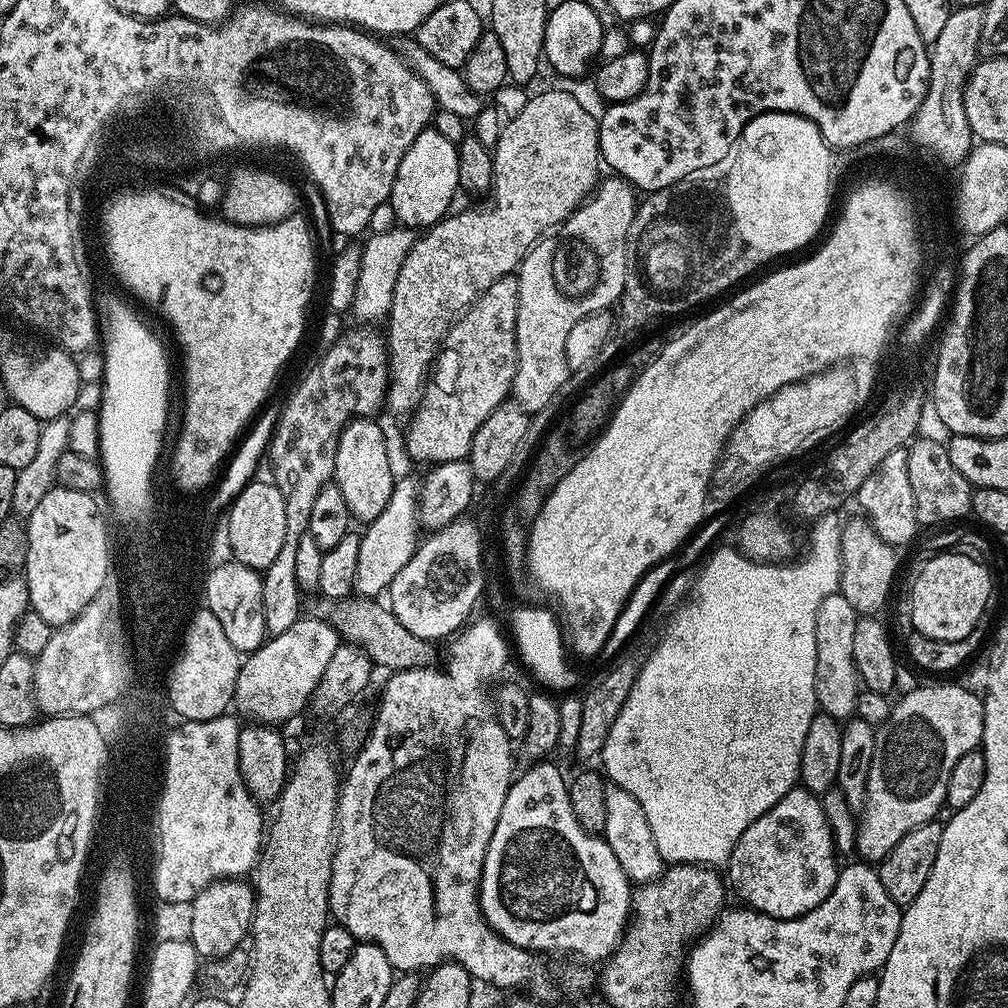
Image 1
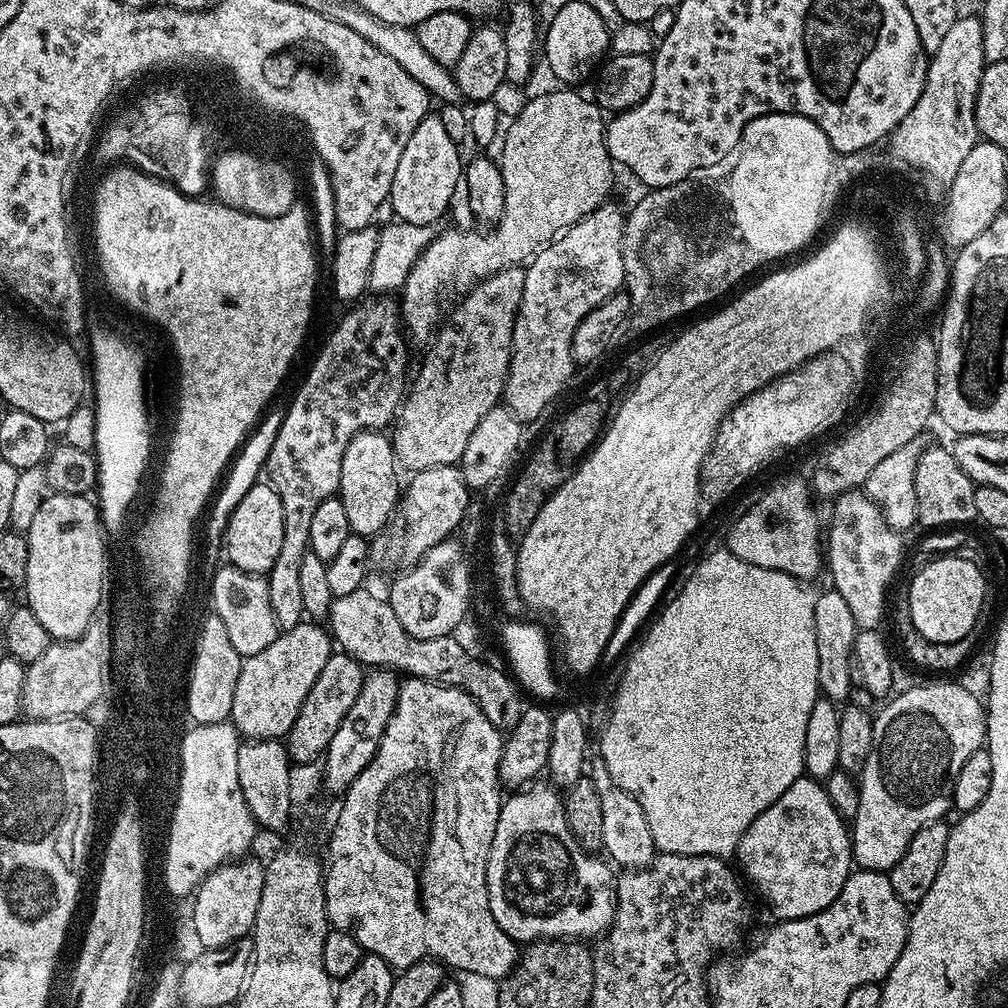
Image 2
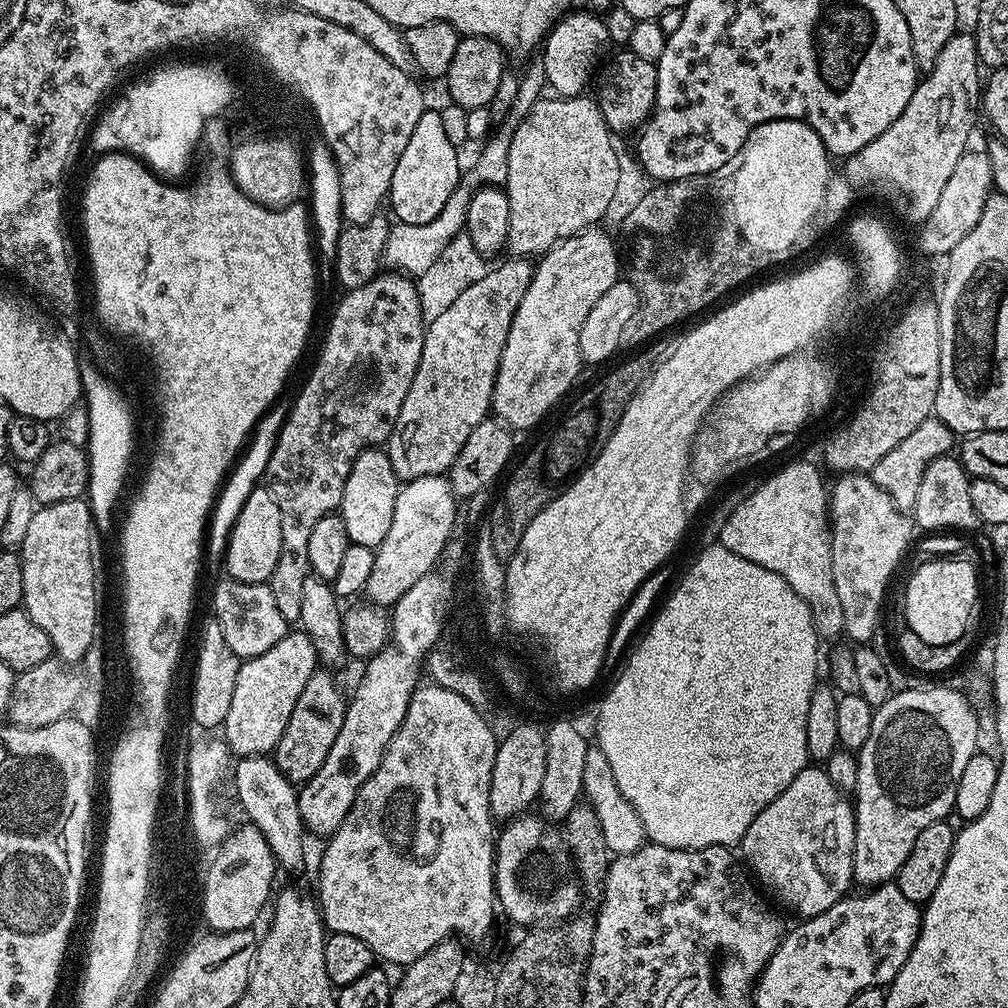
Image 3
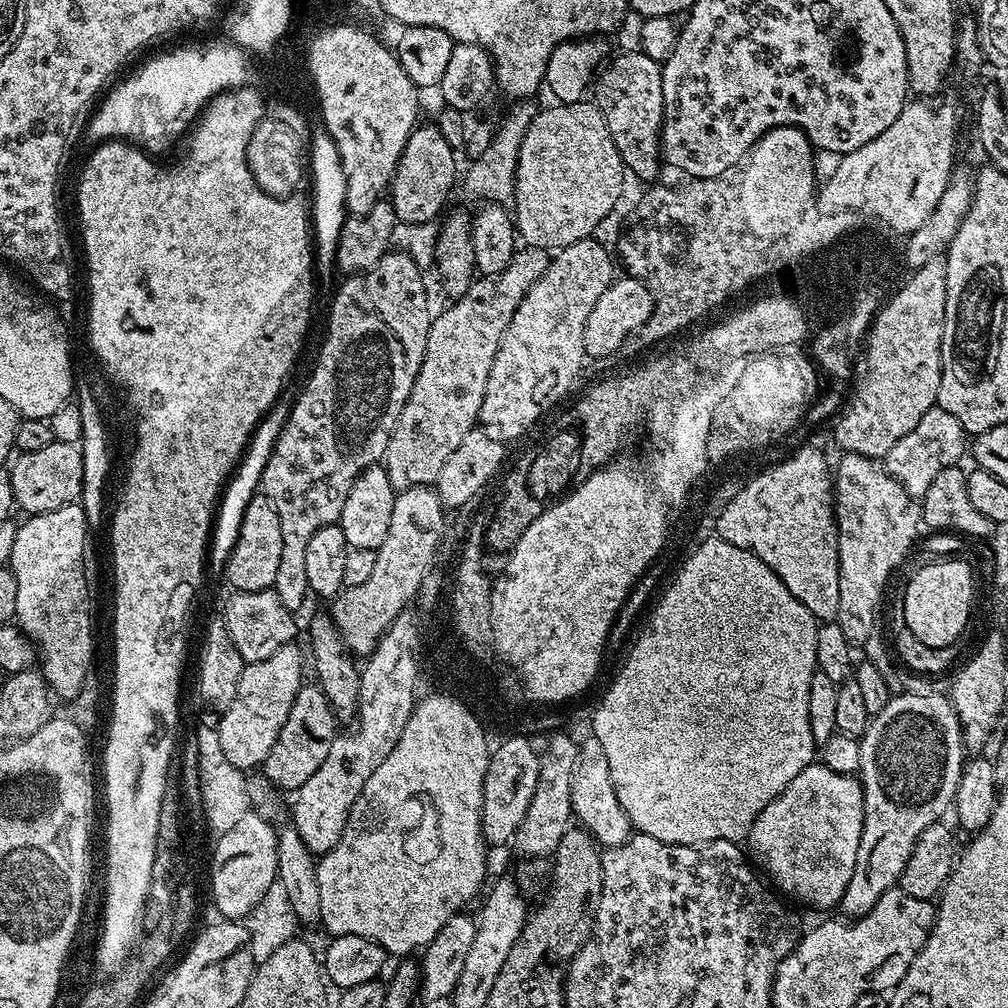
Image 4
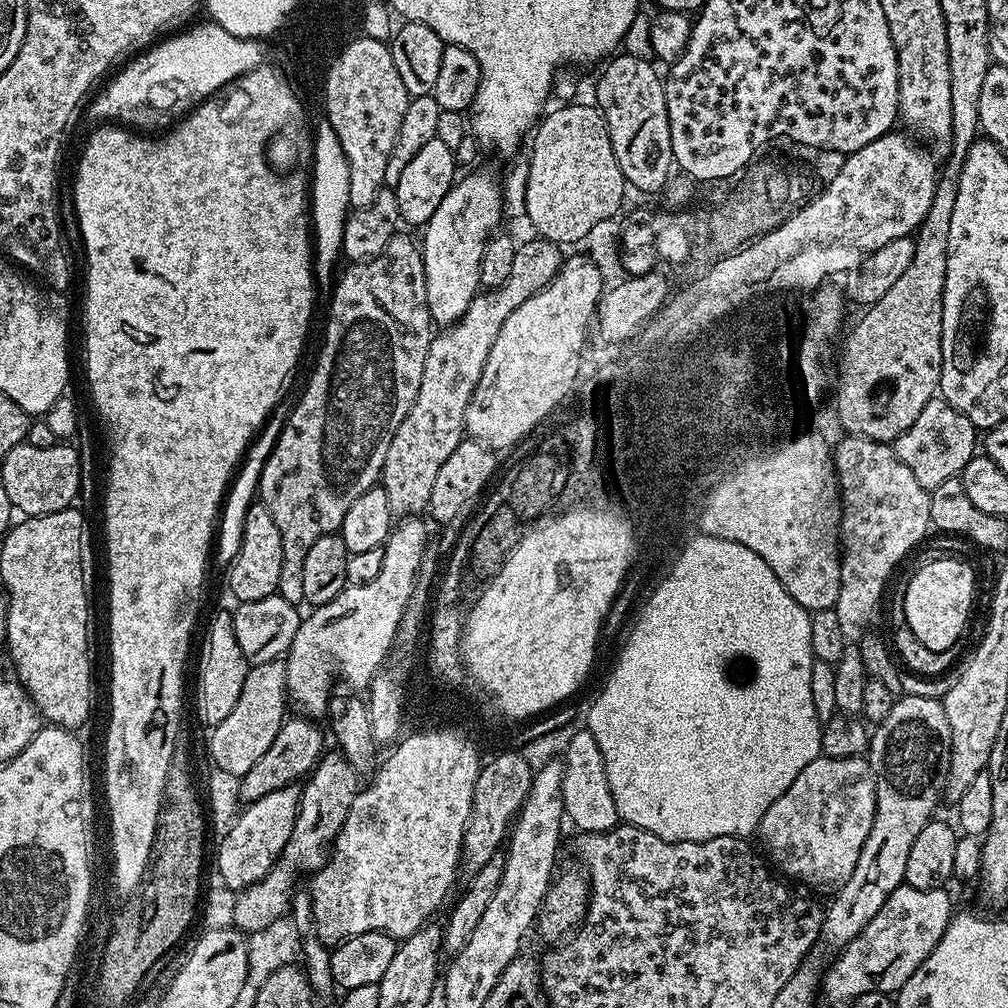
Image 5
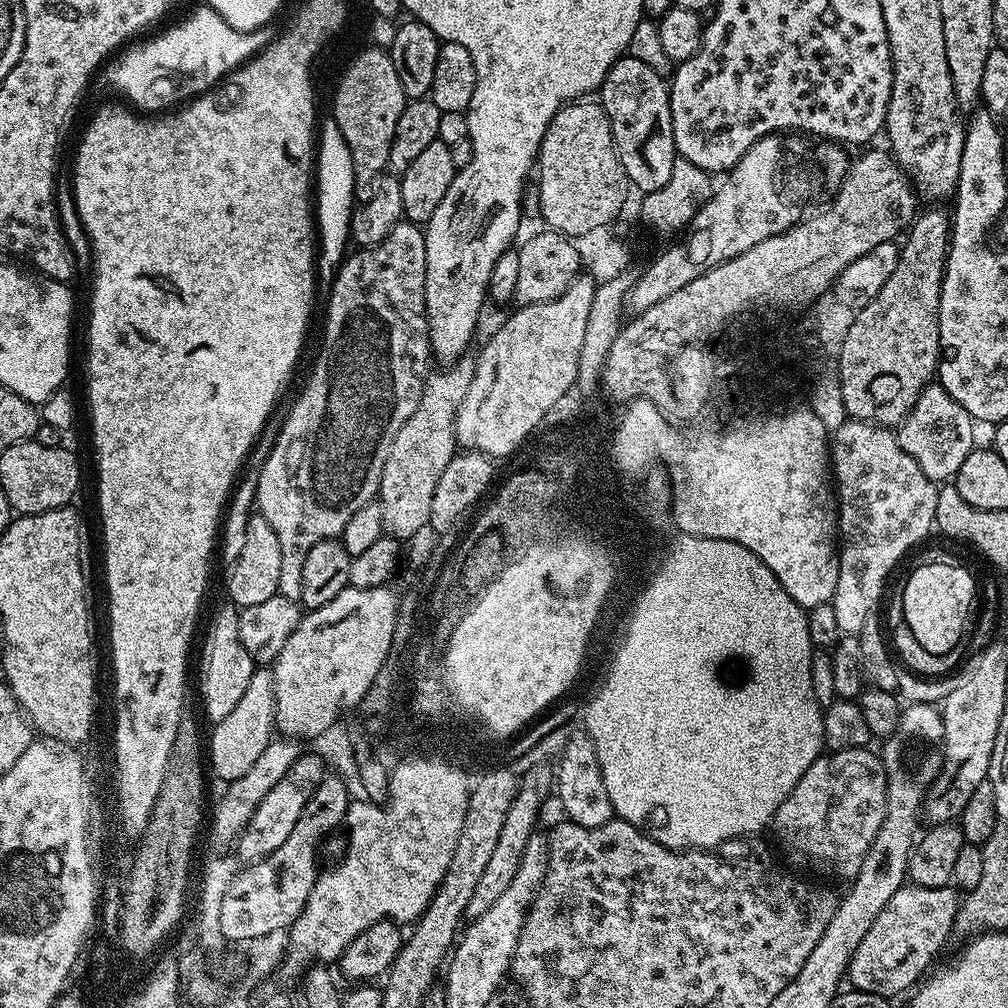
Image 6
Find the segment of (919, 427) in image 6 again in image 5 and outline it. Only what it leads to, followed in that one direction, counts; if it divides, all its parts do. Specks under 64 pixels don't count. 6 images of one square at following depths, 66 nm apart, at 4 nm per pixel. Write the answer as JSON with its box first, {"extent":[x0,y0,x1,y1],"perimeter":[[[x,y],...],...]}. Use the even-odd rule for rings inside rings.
{"extent":[894,398,978,490],"perimeter":[[[934,398],[926,402],[914,426],[896,439],[894,447],[898,458],[910,466],[914,478],[918,478],[924,488],[931,490],[942,486],[942,482],[957,479],[972,457],[977,455],[978,430],[970,418],[966,418],[966,414],[951,408],[942,398]]]}

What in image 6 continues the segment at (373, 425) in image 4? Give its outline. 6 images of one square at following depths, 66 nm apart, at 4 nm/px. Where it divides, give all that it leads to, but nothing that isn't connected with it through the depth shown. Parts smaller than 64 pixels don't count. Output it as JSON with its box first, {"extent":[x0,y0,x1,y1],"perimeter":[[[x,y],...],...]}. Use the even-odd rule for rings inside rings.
{"extent":[255,222,430,601],"perimeter":[[[411,222],[396,224],[378,246],[353,251],[336,269],[331,295],[326,300],[328,321],[324,324],[320,357],[312,368],[312,377],[304,393],[297,398],[296,405],[287,410],[275,443],[263,457],[264,465],[258,469],[255,507],[258,514],[270,522],[270,530],[278,537],[278,550],[282,550],[279,595],[299,601],[306,554],[310,554],[320,540],[343,537],[346,522],[350,522],[362,506],[377,499],[390,442],[394,442],[394,434],[402,430],[402,422],[418,410],[424,381],[430,371],[428,315],[424,305],[427,269],[423,231]]]}

